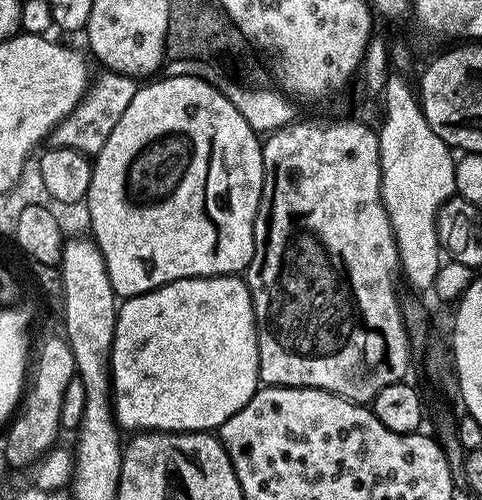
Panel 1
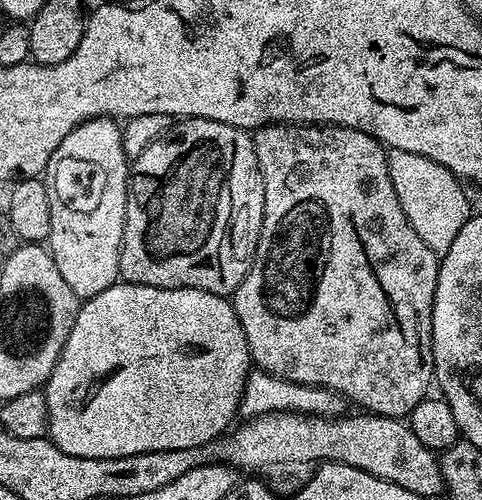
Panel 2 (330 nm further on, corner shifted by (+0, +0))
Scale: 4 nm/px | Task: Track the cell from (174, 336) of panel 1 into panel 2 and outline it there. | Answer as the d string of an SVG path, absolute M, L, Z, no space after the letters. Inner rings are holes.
M127 282L111 284L106 290L102 290L102 294L94 294L94 298L81 303L74 318L74 326L70 326L70 338L66 338L66 346L62 346L58 362L42 389L48 407L47 439L58 446L58 450L74 458L126 458L147 452L197 448L229 431L240 411L240 400L252 367L246 334L242 330L238 314L232 308L231 299L201 288L159 288Z

